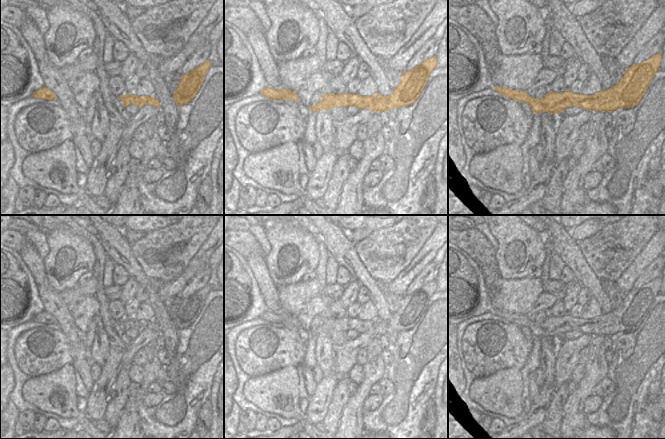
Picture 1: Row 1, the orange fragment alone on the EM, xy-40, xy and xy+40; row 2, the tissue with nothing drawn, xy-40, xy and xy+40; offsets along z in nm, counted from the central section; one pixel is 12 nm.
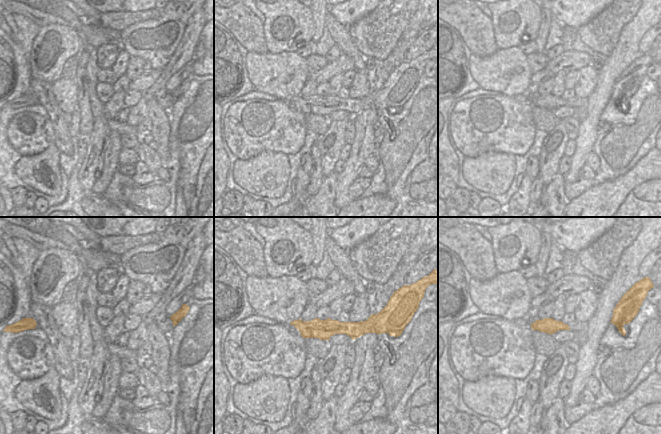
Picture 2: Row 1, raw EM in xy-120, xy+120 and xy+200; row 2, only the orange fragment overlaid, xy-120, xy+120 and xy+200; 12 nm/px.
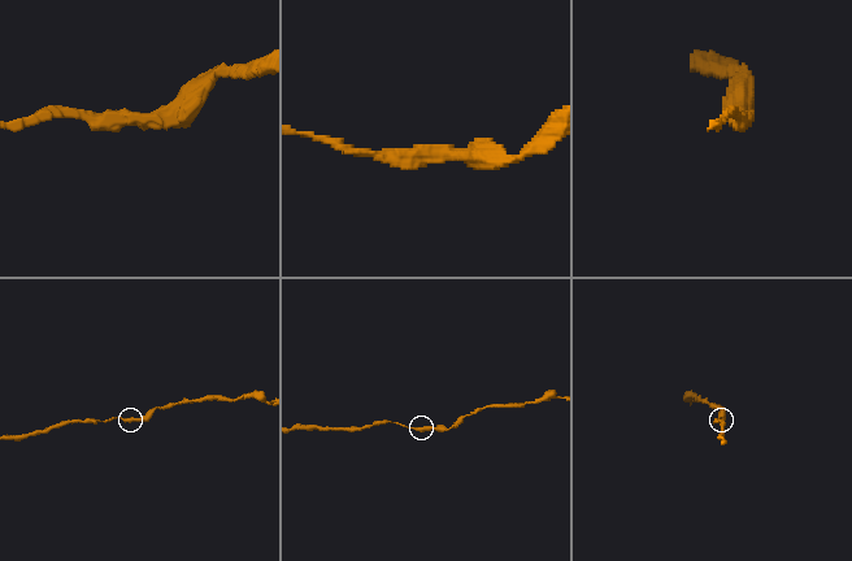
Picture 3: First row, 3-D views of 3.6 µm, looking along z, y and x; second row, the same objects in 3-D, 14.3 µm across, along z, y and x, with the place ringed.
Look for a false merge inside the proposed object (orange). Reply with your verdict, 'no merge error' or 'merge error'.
no merge error

